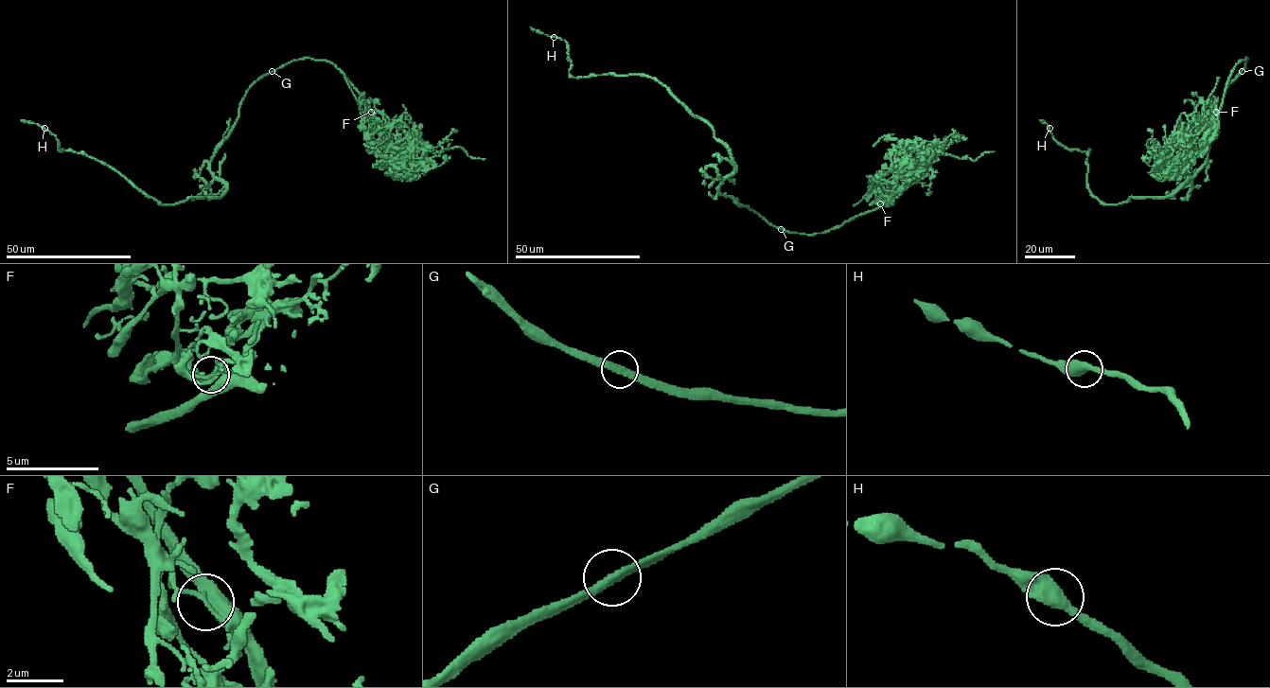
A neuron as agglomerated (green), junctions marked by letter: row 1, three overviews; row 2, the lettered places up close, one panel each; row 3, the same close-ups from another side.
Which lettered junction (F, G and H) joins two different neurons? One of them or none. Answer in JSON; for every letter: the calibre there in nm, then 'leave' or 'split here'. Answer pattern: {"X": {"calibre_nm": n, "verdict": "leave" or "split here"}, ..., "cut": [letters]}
{"F": {"calibre_nm": 200, "verdict": "split here"}, "G": {"calibre_nm": 320, "verdict": "leave"}, "H": {"calibre_nm": 550, "verdict": "leave"}, "cut": ["F"]}

